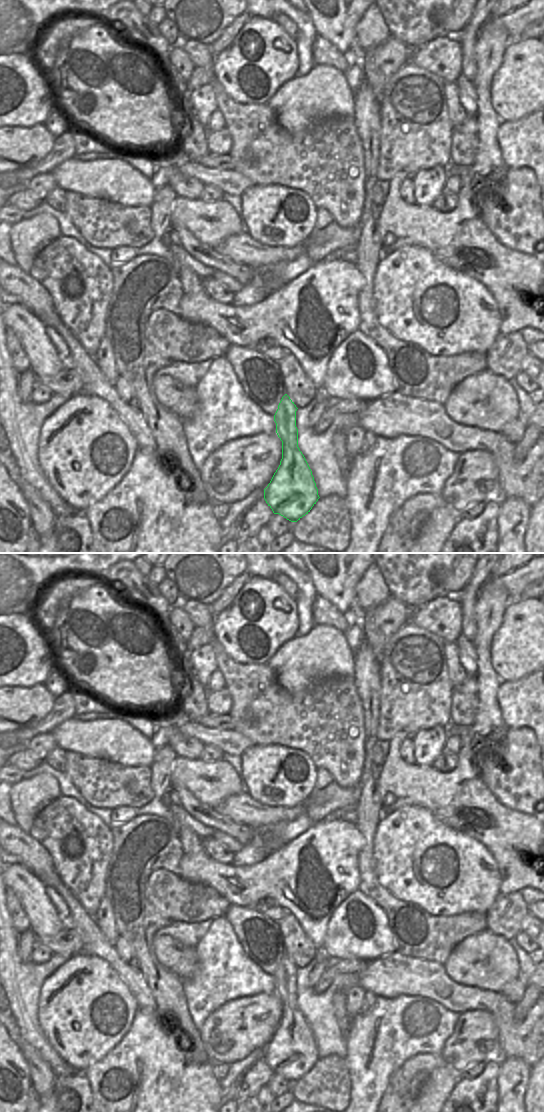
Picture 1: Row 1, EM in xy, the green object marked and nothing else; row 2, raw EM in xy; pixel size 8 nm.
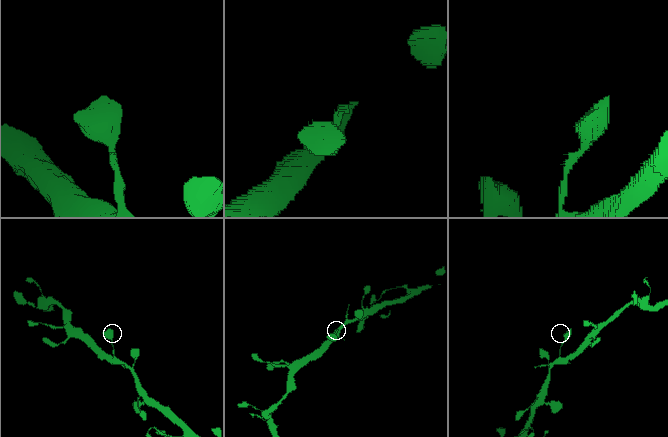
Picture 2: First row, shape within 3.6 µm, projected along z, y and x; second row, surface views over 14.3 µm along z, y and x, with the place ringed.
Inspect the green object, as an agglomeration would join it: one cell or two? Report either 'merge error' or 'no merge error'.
no merge error

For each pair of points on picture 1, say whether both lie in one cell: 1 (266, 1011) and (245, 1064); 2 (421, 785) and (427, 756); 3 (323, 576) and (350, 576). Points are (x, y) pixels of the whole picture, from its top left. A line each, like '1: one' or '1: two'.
1: two
2: two
3: one

